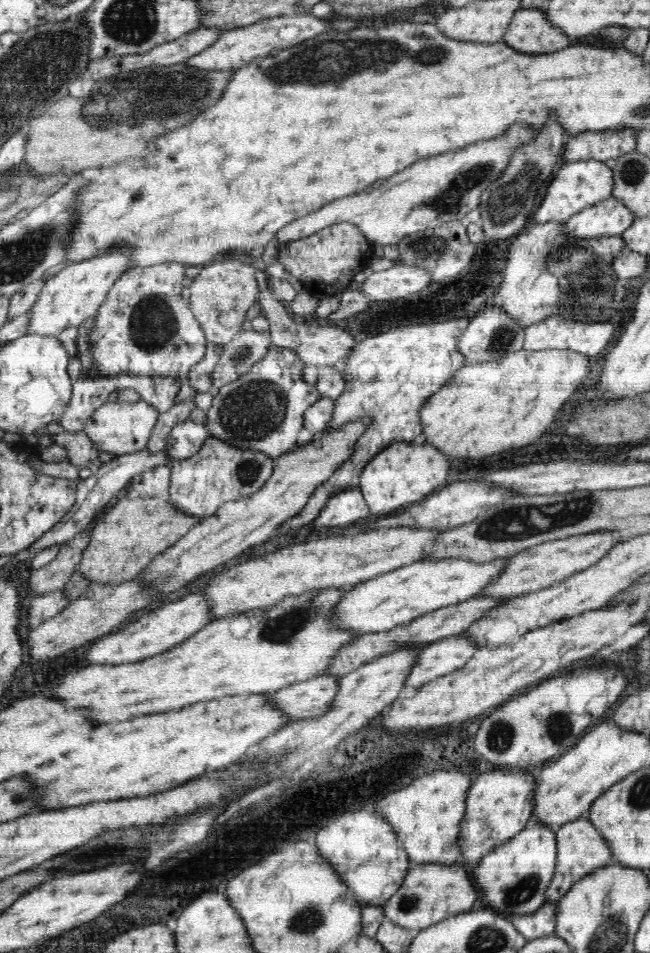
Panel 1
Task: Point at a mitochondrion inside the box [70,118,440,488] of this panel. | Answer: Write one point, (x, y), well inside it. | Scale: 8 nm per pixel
(251, 412)

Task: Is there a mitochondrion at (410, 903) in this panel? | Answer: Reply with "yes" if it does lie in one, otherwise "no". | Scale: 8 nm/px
yes

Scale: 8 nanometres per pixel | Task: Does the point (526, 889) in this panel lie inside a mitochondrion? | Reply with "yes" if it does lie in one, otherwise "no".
yes

